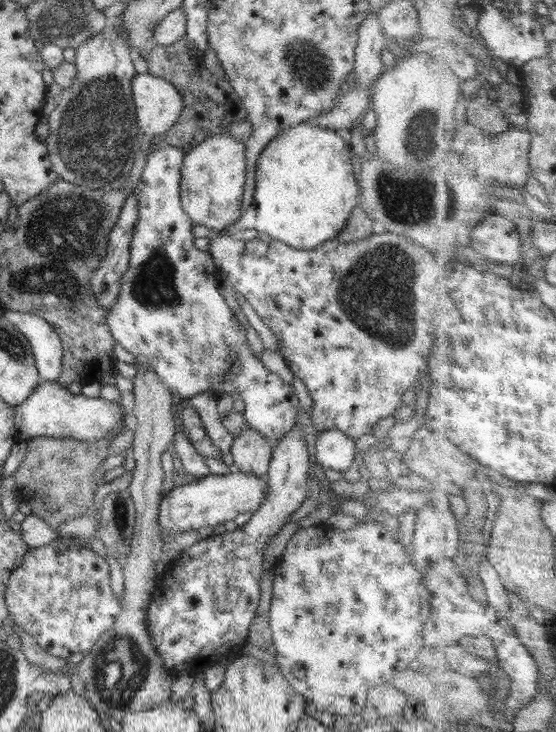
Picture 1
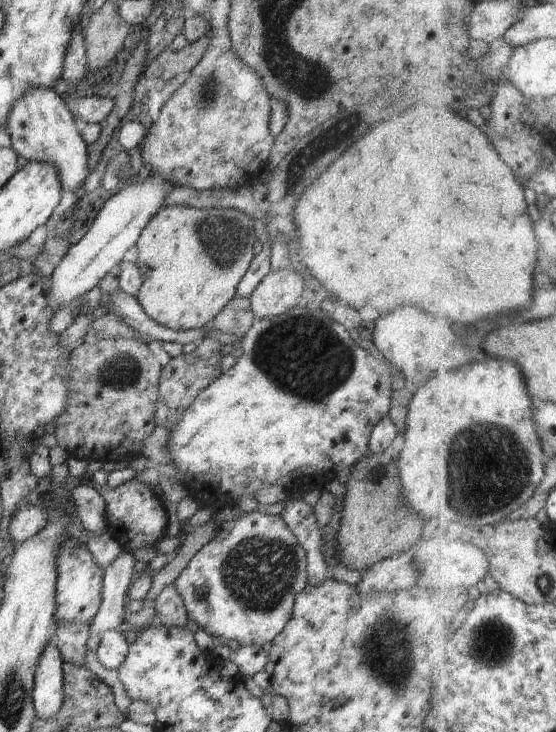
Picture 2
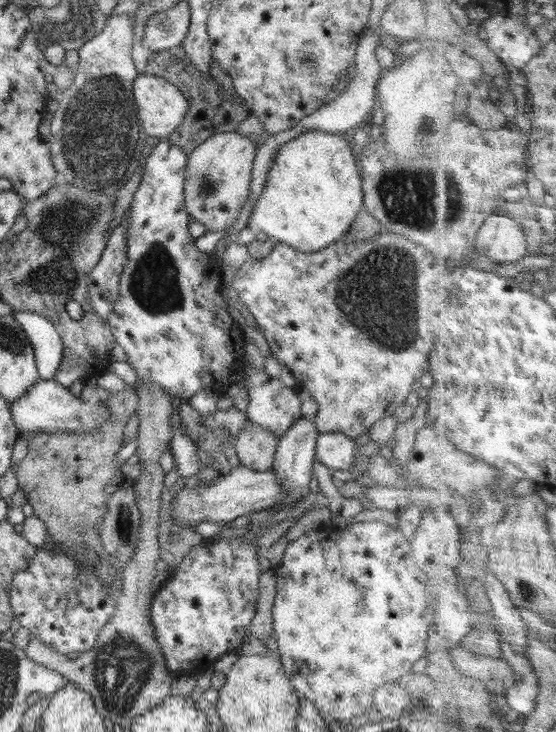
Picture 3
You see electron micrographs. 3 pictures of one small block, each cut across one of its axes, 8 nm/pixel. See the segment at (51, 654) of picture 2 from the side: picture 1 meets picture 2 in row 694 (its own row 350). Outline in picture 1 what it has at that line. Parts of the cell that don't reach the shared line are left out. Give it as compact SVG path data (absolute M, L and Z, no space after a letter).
M6 311L3 316L10 324L14 324L31 344L40 379L58 382L62 375L63 358L63 346L58 334L43 318L34 314Z

